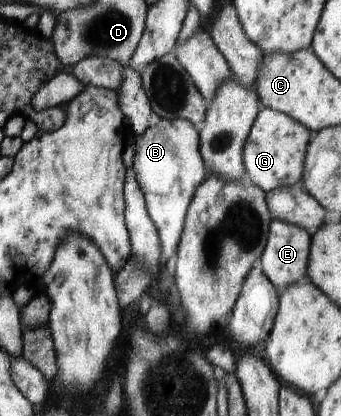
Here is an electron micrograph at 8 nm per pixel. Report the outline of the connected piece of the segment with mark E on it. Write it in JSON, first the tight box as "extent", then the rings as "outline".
{"extent":[260,219,312,289],"outline":[[[273,219],[268,228],[268,236],[263,255],[260,257],[263,274],[275,289],[299,283],[308,274],[312,238],[297,226]]]}

